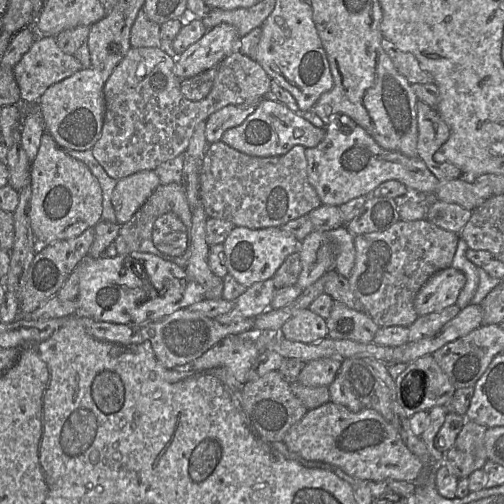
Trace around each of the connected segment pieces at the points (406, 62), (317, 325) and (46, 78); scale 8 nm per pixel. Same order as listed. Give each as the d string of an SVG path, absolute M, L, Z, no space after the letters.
M382 38L382 47L391 58L394 66L410 84L434 83L434 77L420 67L417 58L410 52L400 50L392 41Z
M309 308L302 309L283 324L280 334L294 342L317 342L328 336L326 319Z
M38 36L28 52L13 67L22 103L35 105L53 84L62 81L82 69L81 63L71 54L63 52L53 36Z

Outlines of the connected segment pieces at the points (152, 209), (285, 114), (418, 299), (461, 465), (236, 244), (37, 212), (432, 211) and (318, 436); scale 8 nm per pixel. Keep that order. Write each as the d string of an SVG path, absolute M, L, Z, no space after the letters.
M160 184L132 218L121 225L113 244L119 255L151 253L186 268L192 252L192 215L182 184Z
M268 96L258 103L254 112L242 124L226 130L221 140L244 154L271 157L283 155L296 145L305 148L315 147L324 139L325 135L324 128L314 126L301 115L290 110L285 104Z
M453 266L435 273L415 297L414 308L418 316L439 312L456 304L465 283L465 274Z
M467 420L453 446L445 453L445 464L458 479L468 478L475 470L482 469L488 460L485 431L486 427Z
M235 226L223 244L227 273L247 288L272 278L287 256L299 247L299 241L280 227L250 229Z
M49 132L43 134L38 154L30 167L32 195L29 216L32 230L40 245L77 237L102 220L102 189L98 179L85 163L69 156Z
M436 200L427 207L426 219L442 229L459 234L471 215L471 210L458 204Z
M329 401L307 410L282 441L289 451L301 458L337 466L359 480L415 482L422 469L420 459L407 448L391 422L369 408L355 413Z

